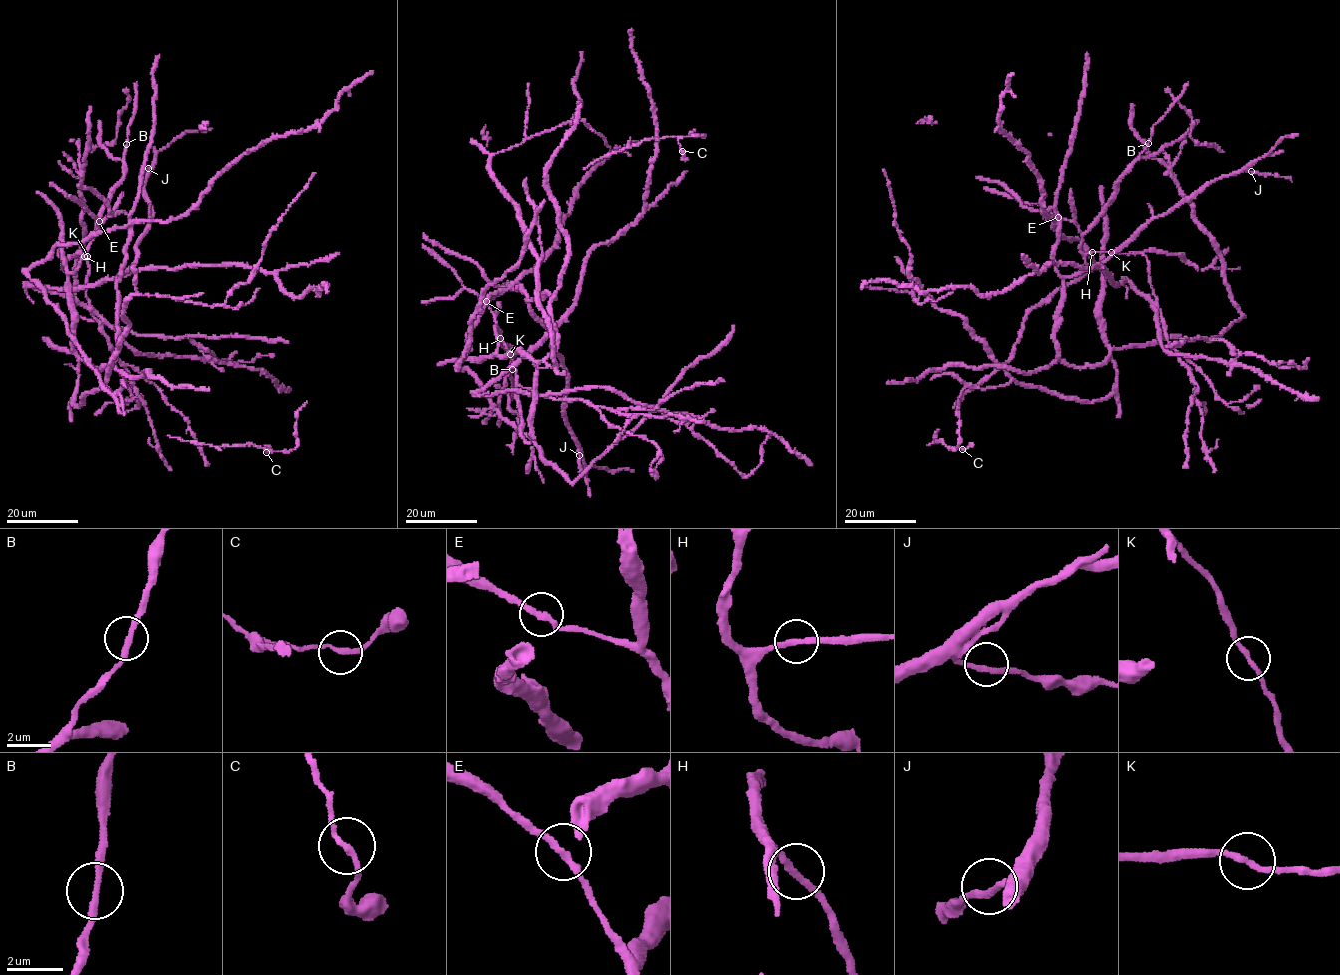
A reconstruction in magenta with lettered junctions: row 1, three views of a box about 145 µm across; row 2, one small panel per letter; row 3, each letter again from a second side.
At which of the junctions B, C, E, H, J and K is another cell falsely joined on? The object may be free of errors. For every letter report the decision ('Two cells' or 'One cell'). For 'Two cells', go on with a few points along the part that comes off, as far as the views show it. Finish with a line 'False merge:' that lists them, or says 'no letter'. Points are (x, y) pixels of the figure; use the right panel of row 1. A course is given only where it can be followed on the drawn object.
B: One cell
C: One cell
E: One cell
H: One cell
J: One cell
K: One cell
False merge: no letter

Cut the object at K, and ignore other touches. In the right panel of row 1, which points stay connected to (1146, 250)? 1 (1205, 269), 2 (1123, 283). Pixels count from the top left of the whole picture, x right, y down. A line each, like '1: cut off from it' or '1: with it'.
1: cut off from it
2: cut off from it

